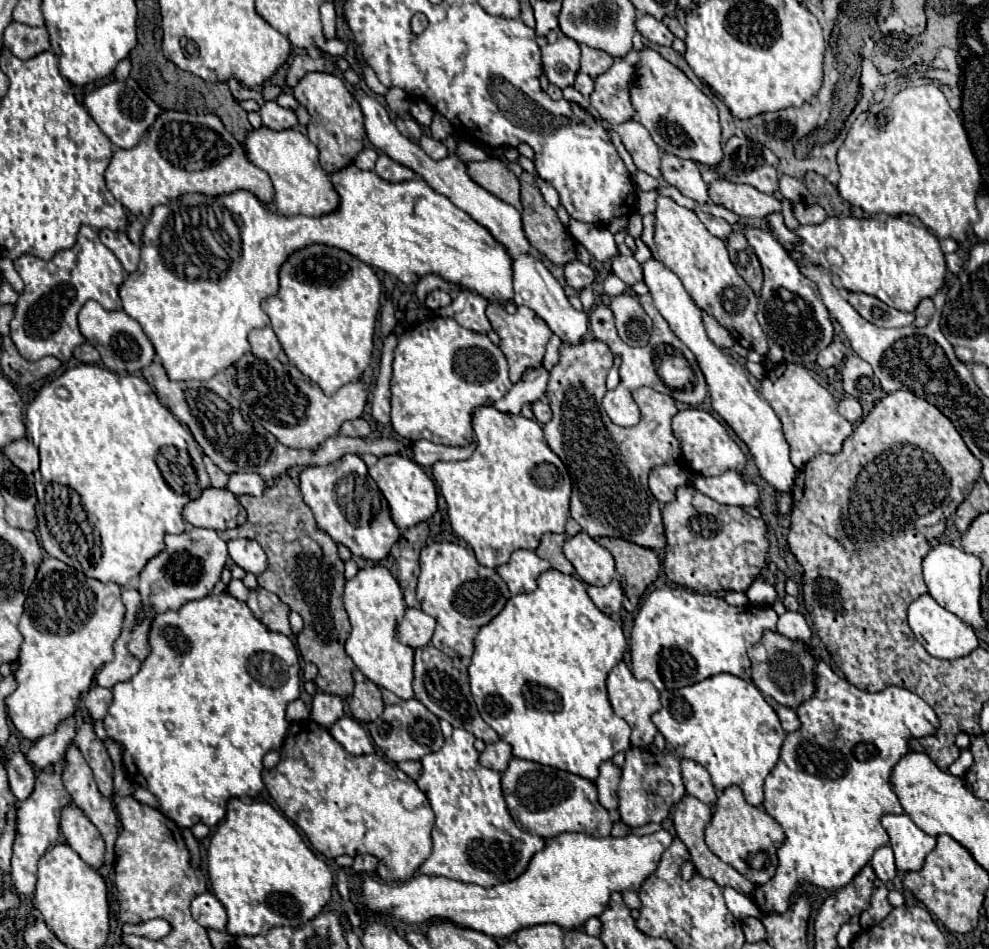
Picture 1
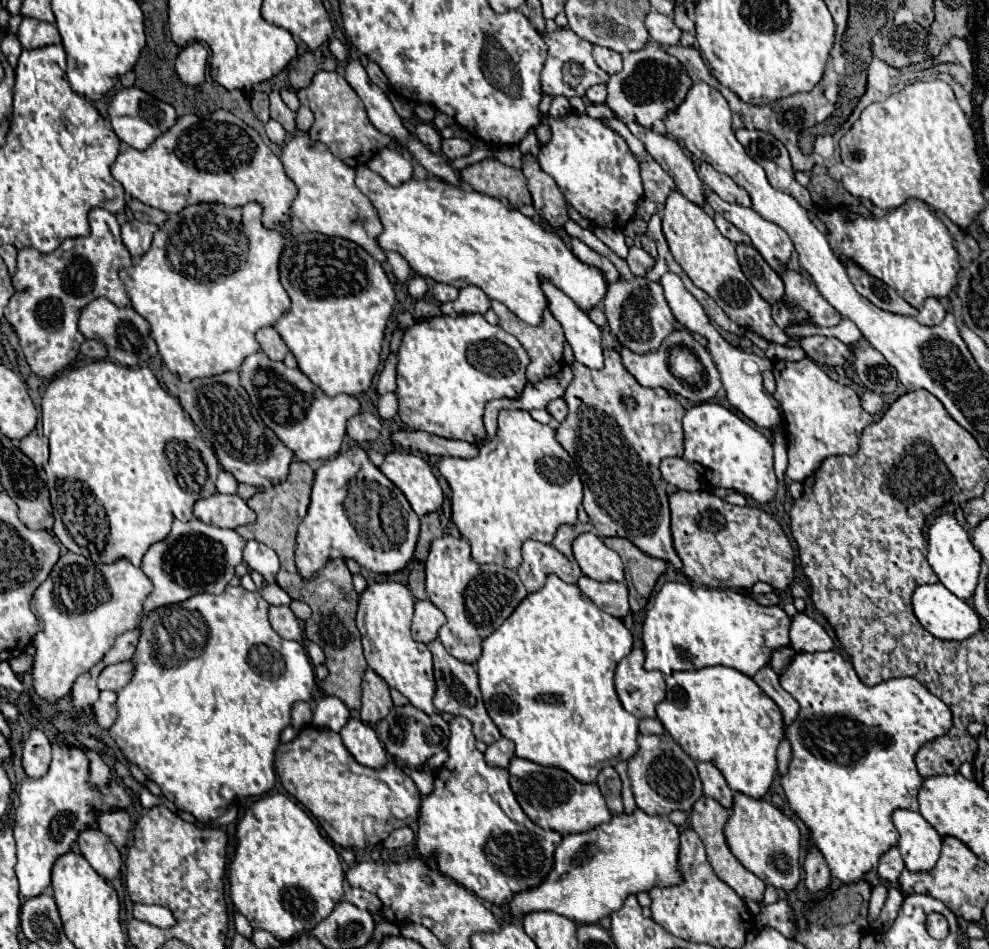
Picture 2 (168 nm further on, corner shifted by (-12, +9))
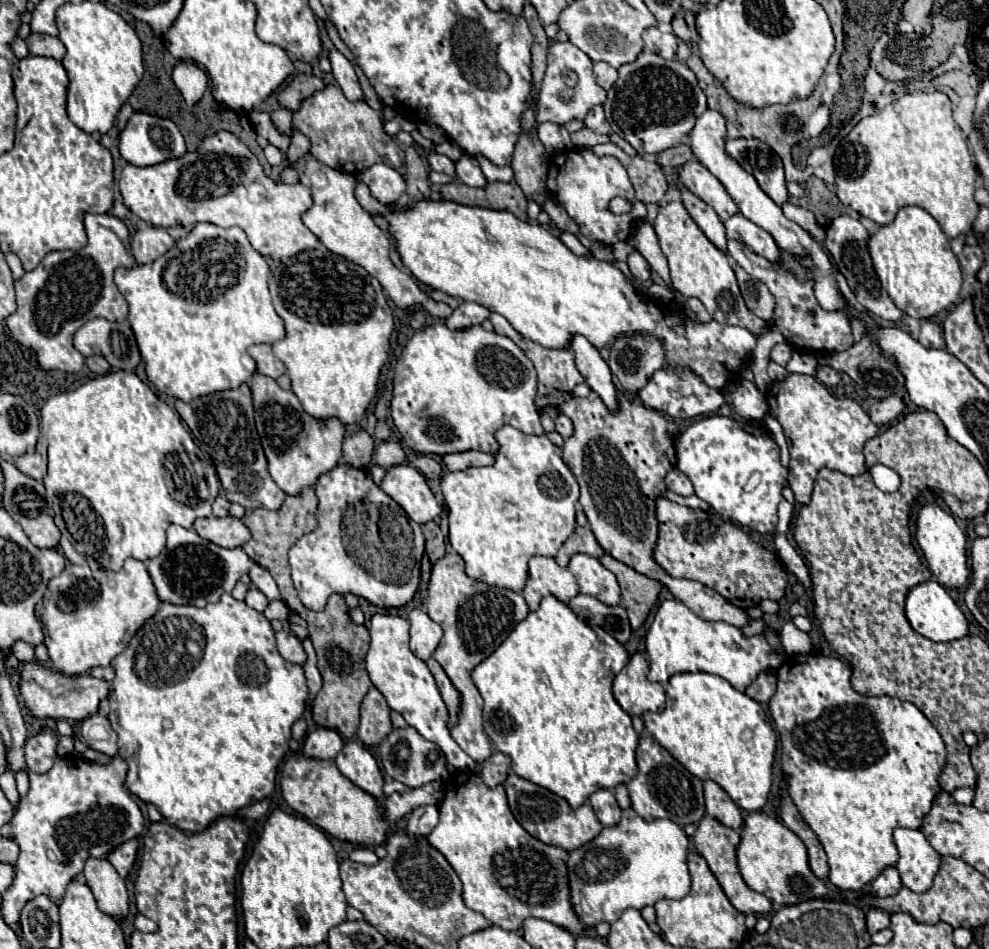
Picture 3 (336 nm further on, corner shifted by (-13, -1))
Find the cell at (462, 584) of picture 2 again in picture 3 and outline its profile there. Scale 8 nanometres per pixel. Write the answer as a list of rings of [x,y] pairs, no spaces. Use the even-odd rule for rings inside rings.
[[[447,552],[441,560],[435,562],[429,580],[429,594],[427,594],[427,614],[433,622],[443,628],[443,638],[433,654],[433,658],[441,664],[453,686],[461,696],[457,724],[451,728],[453,740],[475,760],[483,762],[493,754],[491,742],[483,730],[481,720],[481,694],[473,686],[471,672],[477,664],[489,658],[499,644],[515,630],[515,626],[527,618],[529,608],[521,594],[497,586],[489,586],[477,582],[465,574],[465,562],[457,552]]]

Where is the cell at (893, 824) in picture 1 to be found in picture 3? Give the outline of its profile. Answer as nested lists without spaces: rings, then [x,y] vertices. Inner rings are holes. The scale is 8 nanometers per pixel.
[[[895,830],[895,844],[899,848],[897,872],[905,888],[921,894],[927,892],[933,884],[935,874],[939,872],[941,856],[931,848],[921,830]]]

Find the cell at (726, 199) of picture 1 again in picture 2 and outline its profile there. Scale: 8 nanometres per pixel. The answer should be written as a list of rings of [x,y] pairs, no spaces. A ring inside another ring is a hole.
[[[700,164],[700,178],[704,184],[708,184],[710,190],[714,190],[722,200],[726,202],[734,202],[734,204],[740,204],[740,206],[752,206],[752,200],[750,200],[750,194],[738,186],[730,176],[714,170],[710,164]]]

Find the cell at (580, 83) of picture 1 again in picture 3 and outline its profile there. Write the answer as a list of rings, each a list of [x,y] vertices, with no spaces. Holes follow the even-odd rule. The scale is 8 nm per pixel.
[[[595,106],[593,110],[589,110],[587,118],[585,118],[585,126],[597,134],[609,134],[609,124],[603,116],[603,108]]]

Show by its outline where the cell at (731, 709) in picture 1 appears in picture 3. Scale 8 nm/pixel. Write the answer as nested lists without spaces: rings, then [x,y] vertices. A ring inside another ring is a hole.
[[[707,672],[675,674],[669,678],[665,692],[667,692],[667,702],[663,712],[643,714],[645,730],[693,776],[701,780],[717,782],[731,796],[731,800],[743,810],[747,812],[761,810],[771,790],[771,780],[773,780],[771,768],[773,768],[773,756],[777,748],[777,734],[771,726],[771,718],[765,712],[765,708],[753,698],[749,698],[747,694],[733,690],[733,686],[729,686],[729,682],[725,682],[723,678]]]

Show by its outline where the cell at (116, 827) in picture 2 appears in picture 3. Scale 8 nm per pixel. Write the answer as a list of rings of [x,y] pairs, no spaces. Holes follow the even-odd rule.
[[[133,840],[133,842],[125,842],[125,846],[119,846],[117,850],[113,850],[113,854],[109,854],[109,862],[115,866],[119,876],[125,878],[133,868],[137,858],[137,848],[139,848],[137,840]]]

